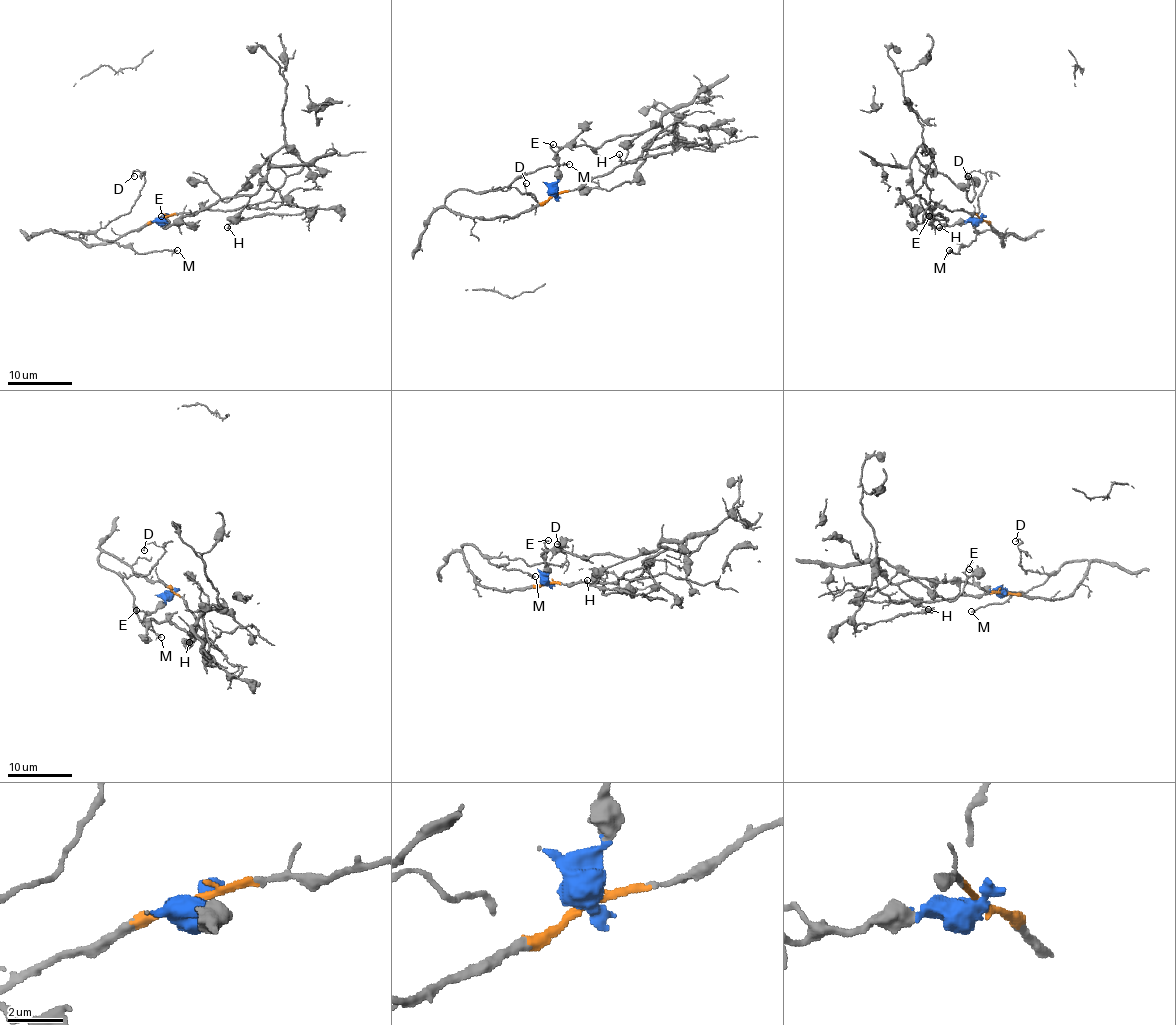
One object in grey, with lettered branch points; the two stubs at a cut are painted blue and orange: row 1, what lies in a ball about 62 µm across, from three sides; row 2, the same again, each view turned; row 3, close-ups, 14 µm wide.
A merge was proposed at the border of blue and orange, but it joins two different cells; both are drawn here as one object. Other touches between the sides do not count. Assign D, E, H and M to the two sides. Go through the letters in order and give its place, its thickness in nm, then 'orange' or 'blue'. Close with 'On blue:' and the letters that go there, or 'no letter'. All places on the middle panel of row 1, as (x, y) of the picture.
D: at (526, 183); 120 nm thick; orange
E: at (553, 144); 170 nm thick; blue
H: at (619, 154); 130 nm thick; blue
M: at (569, 164); 200 nm thick; orange
On blue: E, H

